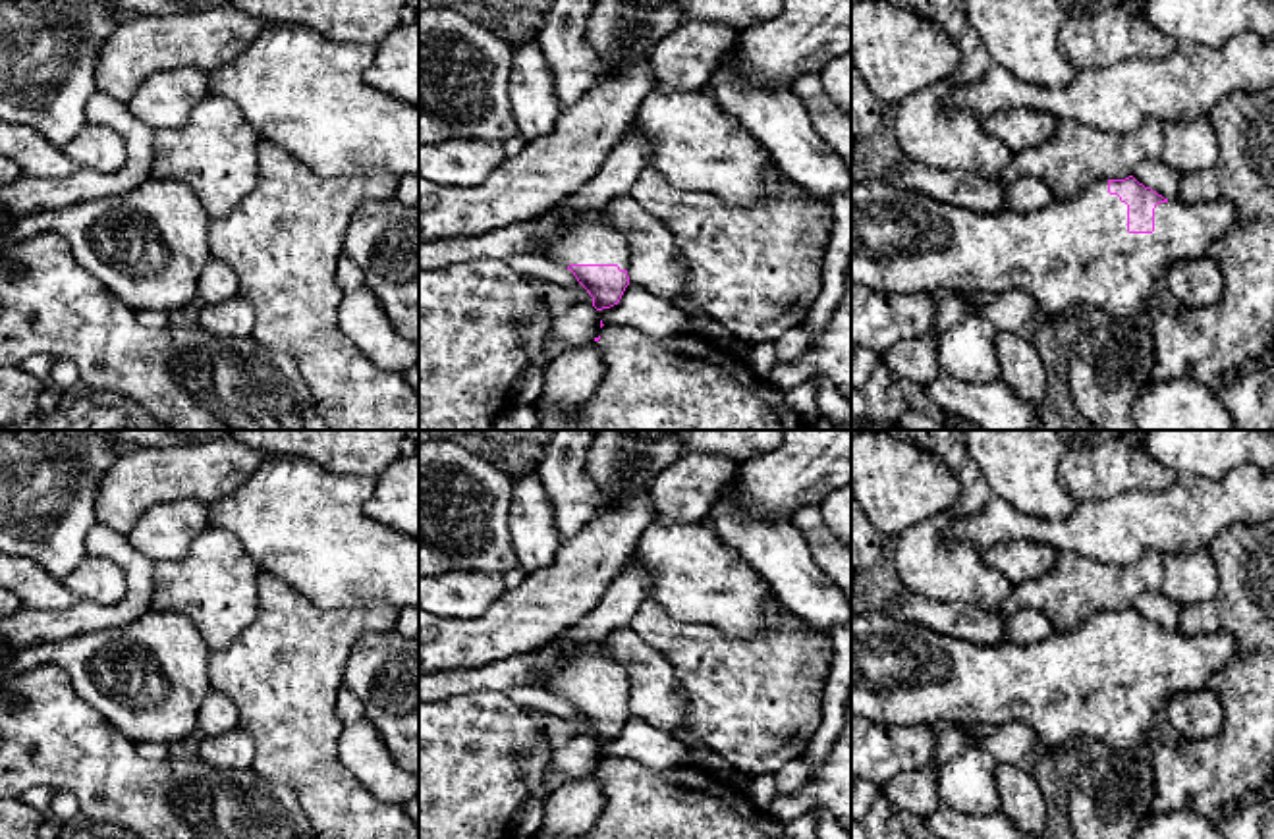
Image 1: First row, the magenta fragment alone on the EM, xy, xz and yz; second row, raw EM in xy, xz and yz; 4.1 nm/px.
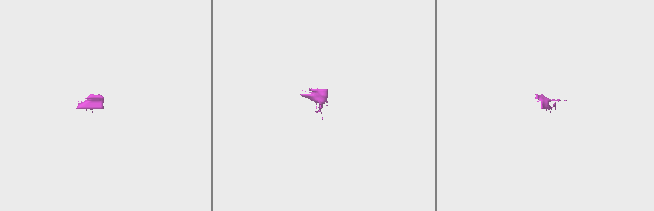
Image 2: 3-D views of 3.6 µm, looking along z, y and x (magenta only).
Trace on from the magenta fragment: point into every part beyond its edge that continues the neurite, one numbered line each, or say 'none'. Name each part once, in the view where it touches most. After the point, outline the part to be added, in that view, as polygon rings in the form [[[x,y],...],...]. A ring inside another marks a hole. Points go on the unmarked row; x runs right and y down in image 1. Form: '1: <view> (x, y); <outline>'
1: yz (1078, 683); [[[894,608],[851,611],[851,716],[876,723],[938,723],[952,725],[1025,721],[1048,746],[1060,746],[1075,737],[1093,737],[1114,754],[1145,748],[1152,737],[1156,710],[1179,690],[1203,690],[1208,679],[1239,658],[1243,648],[1233,635],[1212,633],[1185,636],[1160,635],[1154,640],[1152,665],[1127,663],[1127,636],[1108,625],[1108,611],[1098,611],[1083,625],[1066,633],[1052,633],[1033,644],[975,644],[952,638],[905,621]]]

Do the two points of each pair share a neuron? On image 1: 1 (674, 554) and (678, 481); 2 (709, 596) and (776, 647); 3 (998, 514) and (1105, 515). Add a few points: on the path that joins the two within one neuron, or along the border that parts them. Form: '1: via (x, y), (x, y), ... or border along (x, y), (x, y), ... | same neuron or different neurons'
1: border along (655, 517), (666, 523), (705, 521) | different neurons
2: border along (780, 606), (765, 612), (761, 635), (717, 629) | different neurons
3: via (1025, 527), (1078, 529) | same neuron

